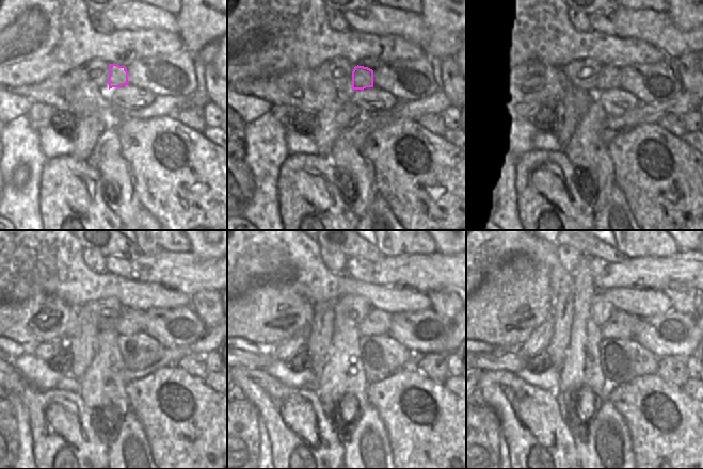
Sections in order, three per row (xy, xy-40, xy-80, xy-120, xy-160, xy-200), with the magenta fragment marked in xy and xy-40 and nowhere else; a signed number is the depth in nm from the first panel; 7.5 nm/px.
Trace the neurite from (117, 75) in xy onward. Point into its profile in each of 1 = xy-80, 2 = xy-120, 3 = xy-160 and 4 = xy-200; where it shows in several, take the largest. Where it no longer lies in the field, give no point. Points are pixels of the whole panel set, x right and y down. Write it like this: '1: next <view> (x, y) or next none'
1: next xy-80 (609, 78)
2: next xy-120 (132, 321)
3: next xy-160 (377, 322)
4: next xy-200 (621, 325)

